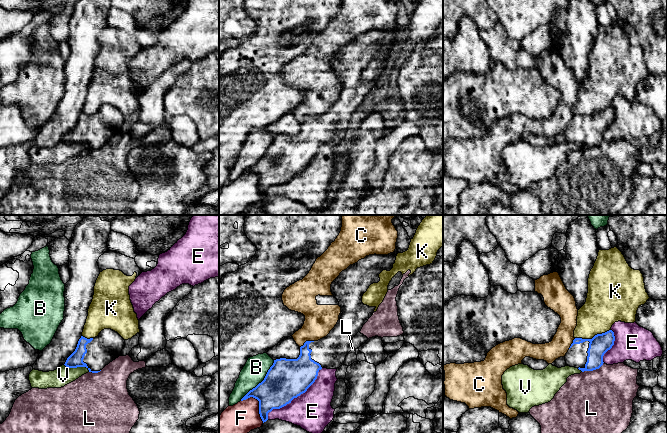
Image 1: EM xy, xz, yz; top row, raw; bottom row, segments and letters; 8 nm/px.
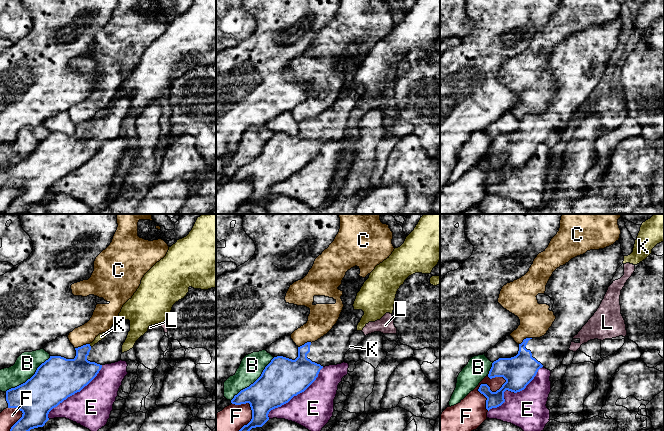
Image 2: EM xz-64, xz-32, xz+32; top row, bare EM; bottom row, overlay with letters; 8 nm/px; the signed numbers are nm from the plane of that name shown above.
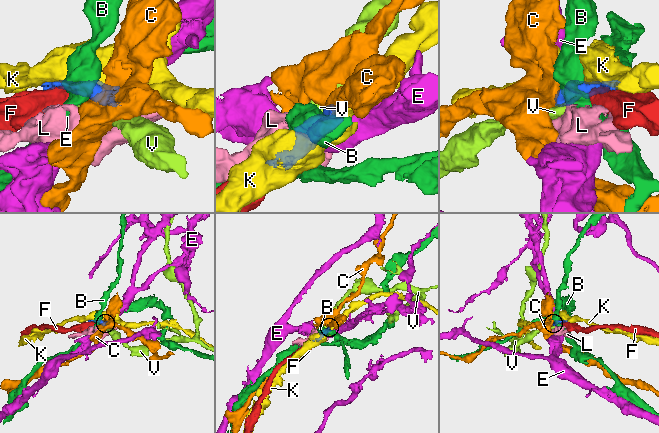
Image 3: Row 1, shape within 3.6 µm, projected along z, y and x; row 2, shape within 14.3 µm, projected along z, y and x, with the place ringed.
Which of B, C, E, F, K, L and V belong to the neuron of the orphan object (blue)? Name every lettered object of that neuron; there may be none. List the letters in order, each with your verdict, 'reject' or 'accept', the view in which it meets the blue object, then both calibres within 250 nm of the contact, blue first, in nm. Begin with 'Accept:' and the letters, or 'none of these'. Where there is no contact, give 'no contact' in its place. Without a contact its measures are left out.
Accept: none of these
B: reject; contact in xz; calibres 320 and 190 nm
C: reject; contact in xz; calibres 240 and 240 nm
E: reject; contact in xz; calibres 320 and 320 nm
F: reject; contact in xz; calibres 300 and 260 nm
K: reject; contact in yz; calibres 160 and 300 nm
L: reject; contact in yz; calibres 160 and 480 nm
V: reject; contact in xy; calibres 120 and 150 nm

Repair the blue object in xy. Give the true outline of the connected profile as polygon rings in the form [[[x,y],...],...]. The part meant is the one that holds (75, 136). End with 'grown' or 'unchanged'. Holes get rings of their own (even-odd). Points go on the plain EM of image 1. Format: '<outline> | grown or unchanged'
[[[111,105],[102,106],[95,114],[87,115],[81,112],[75,127],[67,134],[64,141],[68,144],[86,143],[89,148],[98,149],[121,131],[124,121],[125,116]]] | grown

